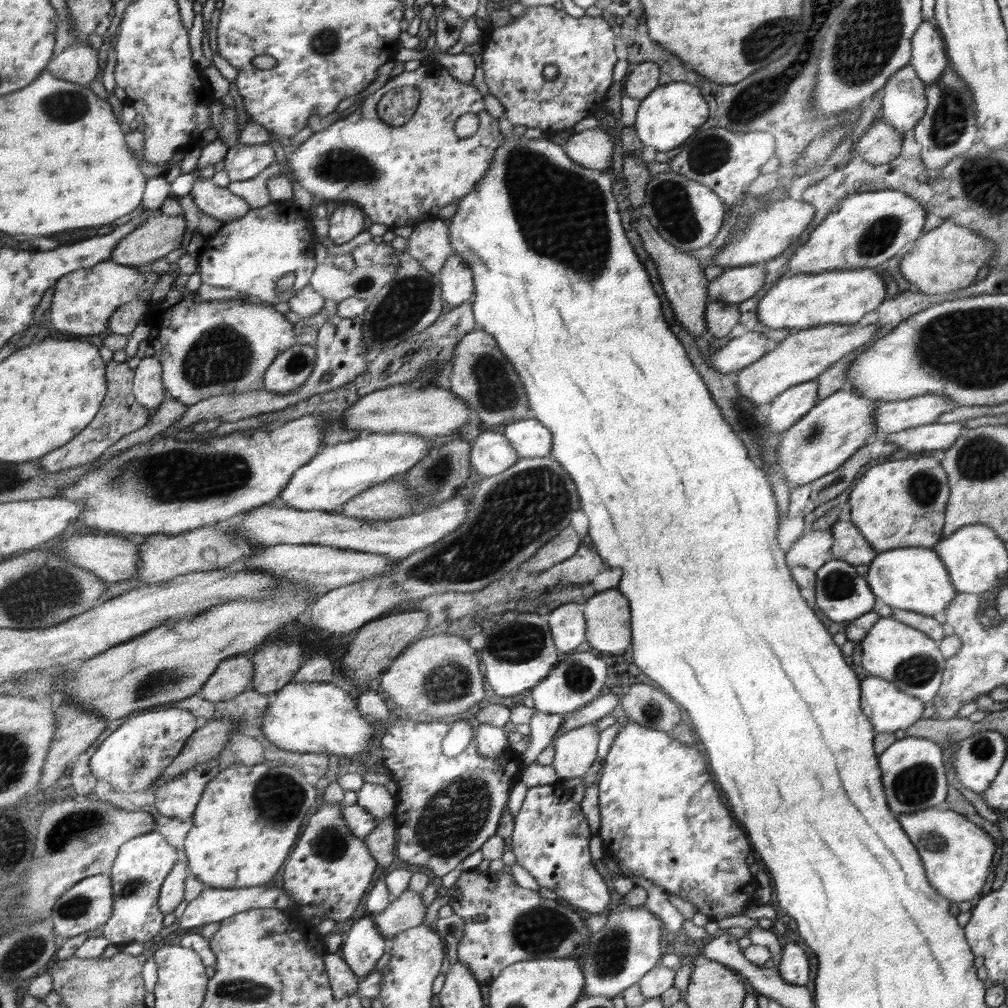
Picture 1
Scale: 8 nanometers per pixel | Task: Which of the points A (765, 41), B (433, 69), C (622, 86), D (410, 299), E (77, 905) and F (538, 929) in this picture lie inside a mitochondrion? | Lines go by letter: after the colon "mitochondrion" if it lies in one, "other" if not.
A: mitochondrion
B: other
C: other
D: mitochondrion
E: mitochondrion
F: mitochondrion

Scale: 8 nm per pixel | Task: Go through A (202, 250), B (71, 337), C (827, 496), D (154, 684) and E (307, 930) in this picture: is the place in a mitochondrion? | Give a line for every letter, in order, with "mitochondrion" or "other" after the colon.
A: other
B: other
C: other
D: mitochondrion
E: other

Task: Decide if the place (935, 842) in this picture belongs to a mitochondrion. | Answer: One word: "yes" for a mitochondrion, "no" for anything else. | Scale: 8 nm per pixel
yes

